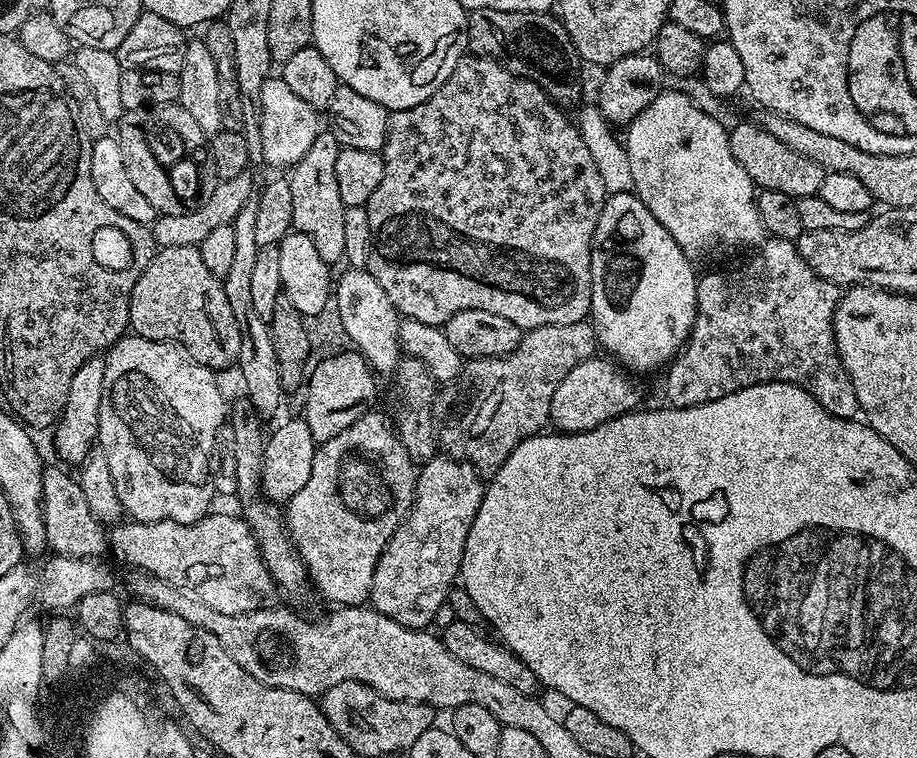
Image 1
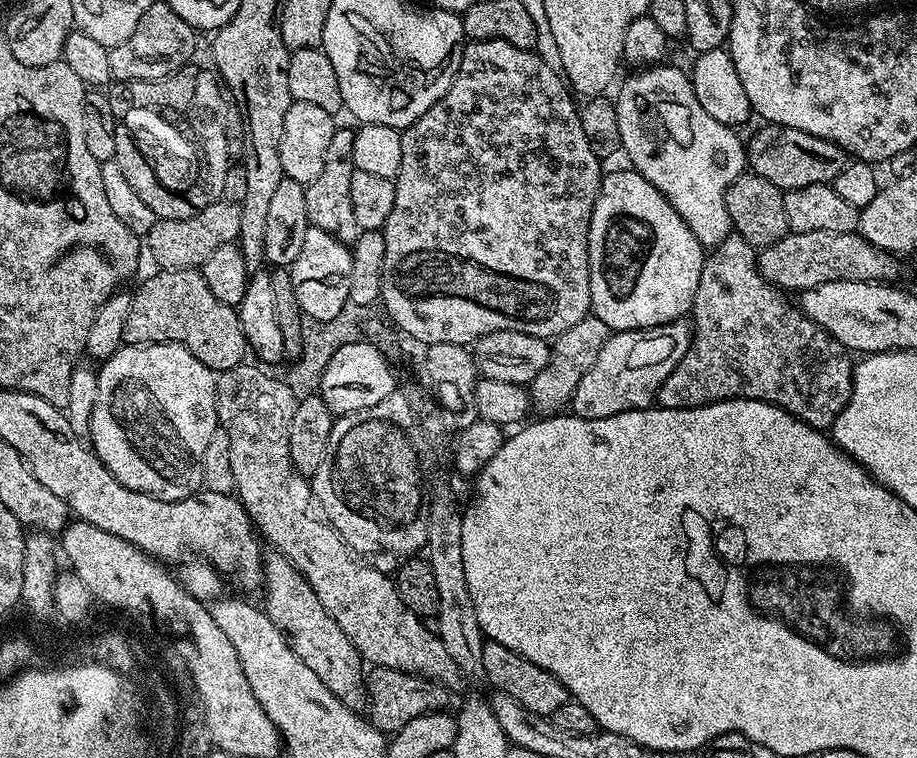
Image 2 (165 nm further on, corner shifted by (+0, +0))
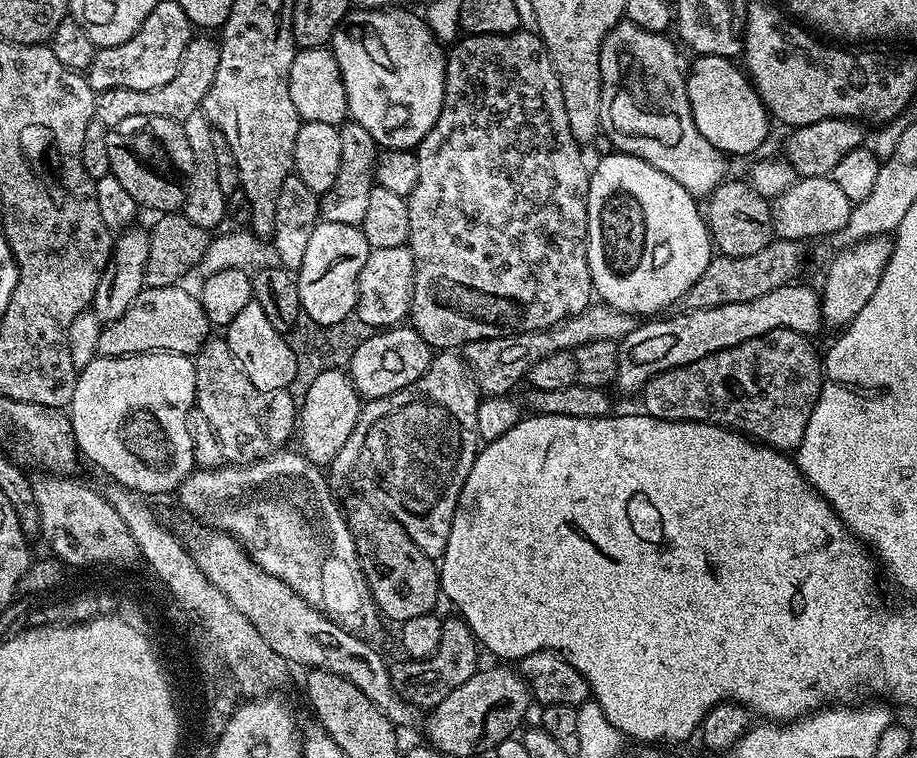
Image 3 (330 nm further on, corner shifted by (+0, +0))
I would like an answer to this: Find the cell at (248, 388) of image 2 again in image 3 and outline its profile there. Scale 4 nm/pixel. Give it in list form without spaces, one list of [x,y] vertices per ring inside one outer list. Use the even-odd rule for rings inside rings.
[[[209,338],[204,341],[199,352],[195,353],[194,363],[196,366],[196,403],[195,411],[210,422],[214,434],[218,434],[218,446],[222,446],[222,454],[228,464],[250,464],[253,460],[270,456],[274,452],[281,451],[288,439],[293,439],[294,429],[298,424],[298,400],[291,391],[263,392],[246,378],[246,374],[240,369],[232,357],[232,351],[227,339]]]

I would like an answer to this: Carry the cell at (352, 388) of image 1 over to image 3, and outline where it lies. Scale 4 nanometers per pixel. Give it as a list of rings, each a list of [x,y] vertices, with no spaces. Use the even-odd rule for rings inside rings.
[[[393,326],[373,331],[372,336],[366,338],[366,342],[358,346],[358,350],[354,350],[346,371],[352,378],[353,386],[365,401],[377,400],[394,394],[422,378],[422,374],[426,374],[432,364],[433,355],[433,349],[429,348],[415,328]]]

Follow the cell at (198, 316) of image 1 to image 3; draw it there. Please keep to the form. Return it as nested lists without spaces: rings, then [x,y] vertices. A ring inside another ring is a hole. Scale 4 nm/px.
[[[171,284],[161,288],[144,287],[138,294],[138,298],[134,298],[134,302],[130,302],[130,306],[126,310],[126,314],[122,314],[122,318],[109,320],[101,327],[96,355],[136,356],[140,352],[180,352],[183,356],[192,356],[199,352],[204,341],[209,339],[210,325],[199,299],[193,293],[191,296],[186,289],[180,287],[184,286]]]

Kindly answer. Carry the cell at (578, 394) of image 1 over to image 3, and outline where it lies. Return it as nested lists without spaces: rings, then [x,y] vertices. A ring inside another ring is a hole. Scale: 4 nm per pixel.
[[[800,283],[784,284],[778,290],[770,290],[770,294],[762,294],[762,298],[754,298],[750,302],[694,308],[684,310],[681,316],[665,315],[637,323],[633,332],[619,341],[615,387],[624,392],[639,393],[650,378],[666,370],[698,362],[698,358],[706,358],[706,354],[714,354],[723,348],[750,342],[750,338],[758,338],[770,330],[789,328],[803,336],[815,337],[815,332],[824,324],[824,315],[820,313],[820,292]]]

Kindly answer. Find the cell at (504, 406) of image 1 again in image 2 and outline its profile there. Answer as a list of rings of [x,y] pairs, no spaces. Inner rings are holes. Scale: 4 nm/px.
[[[589,314],[582,322],[570,326],[562,335],[555,337],[551,341],[550,362],[546,362],[546,370],[538,374],[531,384],[527,385],[527,391],[531,400],[531,407],[540,414],[556,414],[567,409],[572,402],[574,390],[578,390],[578,382],[582,382],[582,374],[594,366],[594,361],[602,351],[602,346],[606,346],[610,335],[610,329],[606,322],[602,322],[598,317]]]

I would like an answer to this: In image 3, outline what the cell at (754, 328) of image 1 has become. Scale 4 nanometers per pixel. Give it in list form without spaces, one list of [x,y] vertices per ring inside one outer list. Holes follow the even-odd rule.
[[[779,328],[758,338],[750,338],[750,342],[706,354],[706,358],[698,358],[698,362],[666,370],[644,384],[643,411],[659,420],[697,420],[720,424],[724,428],[734,428],[779,452],[791,453],[802,442],[802,434],[806,434],[806,422],[810,422],[810,414],[818,402],[820,388],[826,383],[821,353],[816,353],[812,343],[809,337],[794,330]]]

